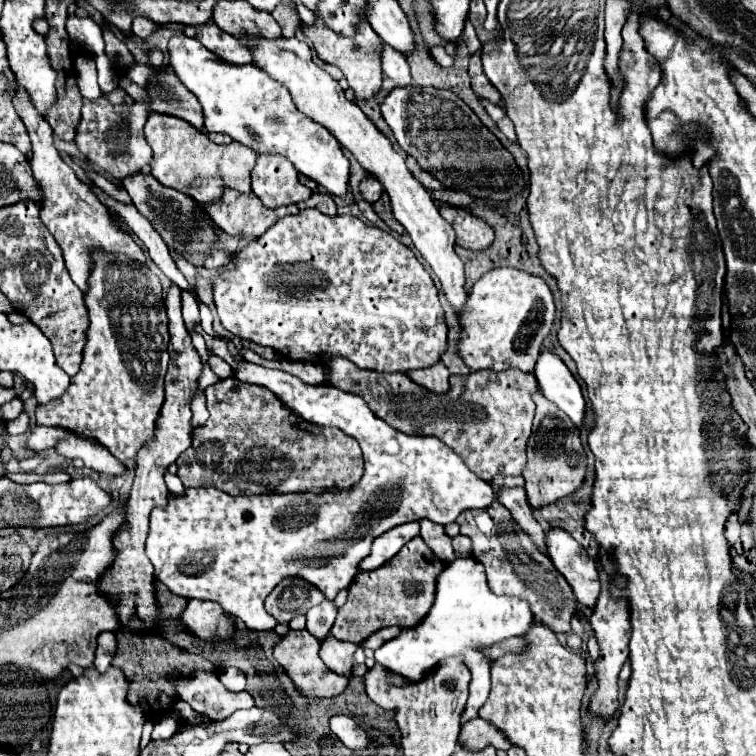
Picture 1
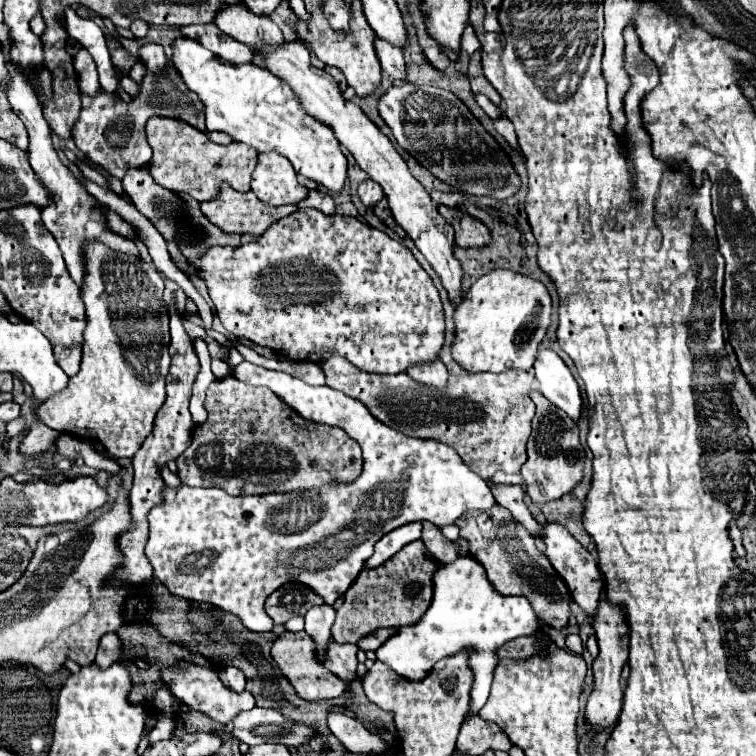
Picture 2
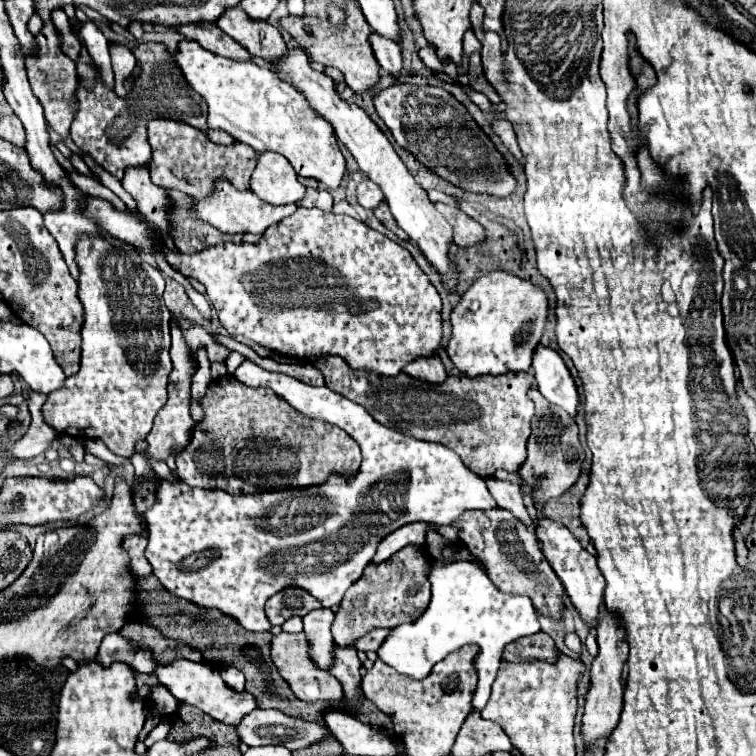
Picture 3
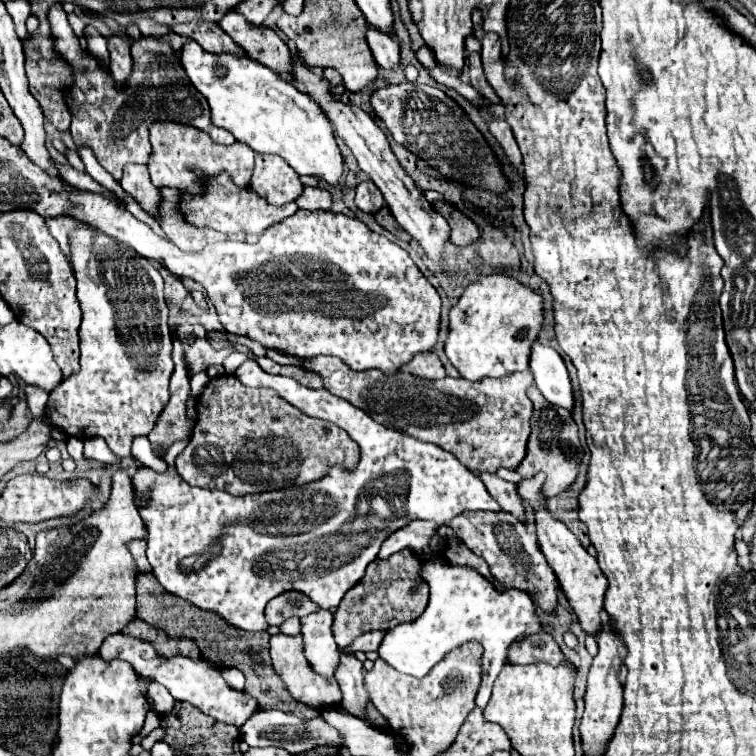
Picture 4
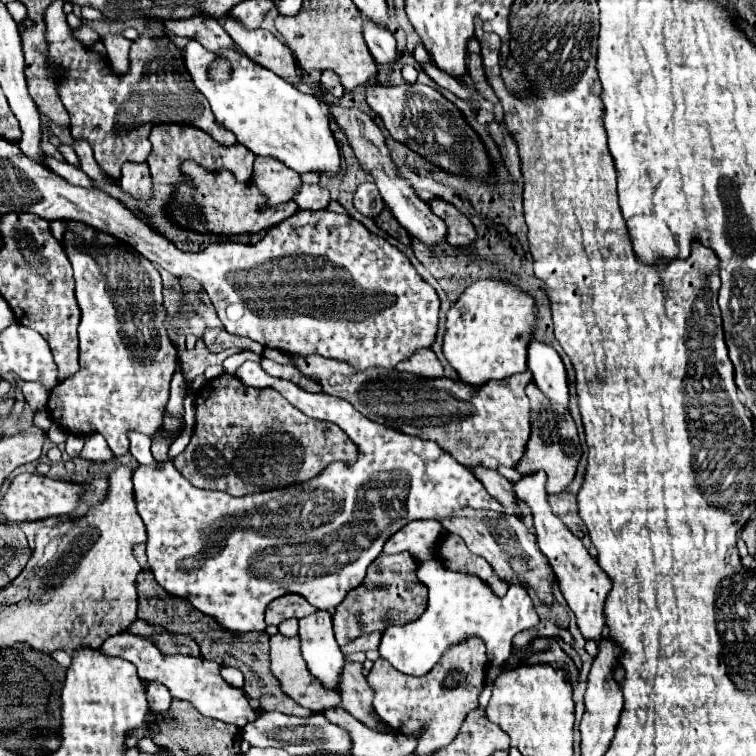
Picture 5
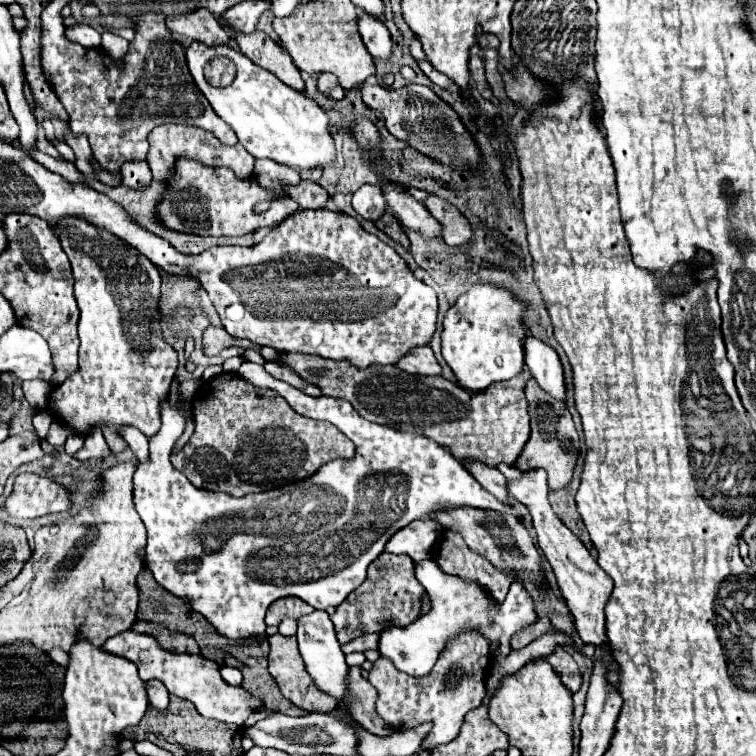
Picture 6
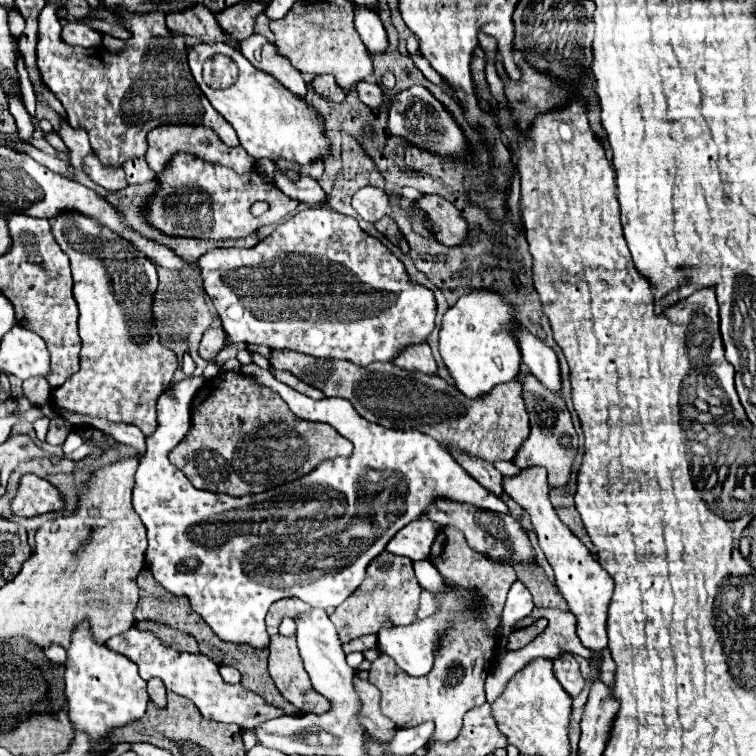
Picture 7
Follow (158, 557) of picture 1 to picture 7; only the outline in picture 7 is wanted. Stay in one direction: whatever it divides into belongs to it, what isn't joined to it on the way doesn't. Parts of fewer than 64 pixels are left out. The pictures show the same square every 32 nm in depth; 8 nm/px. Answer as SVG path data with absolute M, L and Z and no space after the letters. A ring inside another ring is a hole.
M256 364L242 366L240 372L246 374L246 376L256 378L260 384L264 384L264 386L272 388L274 392L278 392L278 394L282 396L282 400L284 400L288 406L292 406L292 412L294 412L296 416L300 416L300 418L304 418L304 420L328 422L332 428L336 428L336 432L344 434L344 436L354 444L354 450L352 450L352 456L348 456L348 458L334 458L334 460L328 460L328 462L324 462L324 464L318 464L308 476L302 476L300 480L288 482L288 484L284 484L284 486L280 486L280 488L266 490L266 492L262 492L262 494L250 494L250 496L234 498L234 496L228 496L228 494L214 494L214 492L208 492L208 490L196 490L196 488L190 484L190 480L168 460L168 452L170 452L174 446L178 446L178 444L182 442L182 438L188 434L188 428L190 428L190 404L192 404L196 392L198 392L198 390L202 388L202 384L206 382L206 378L204 378L204 376L184 378L184 380L172 384L172 386L160 396L158 408L156 408L156 410L158 410L158 428L156 428L156 432L152 432L152 436L146 438L146 454L140 458L140 466L138 466L138 472L136 472L134 510L136 510L136 514L142 518L144 526L148 528L148 550L146 550L146 558L148 558L148 566L150 566L154 578L156 578L168 592L172 592L172 594L176 594L176 596L186 596L186 598L190 600L190 606L194 608L194 612L198 612L198 614L202 616L202 620L214 630L216 636L220 636L220 640L236 642L236 644L248 644L248 646L258 648L258 650L268 648L268 646L270 646L270 634L266 632L266 622L264 622L264 618L266 618L266 614L268 614L270 604L274 604L276 600L288 598L288 596L298 596L298 598L302 598L302 594L304 594L302 600L304 600L306 604L310 604L310 606L314 606L314 608L324 608L324 610L340 606L340 604L362 584L364 574L366 574L366 566L370 564L370 560L374 560L374 558L386 548L388 540L390 540L400 528L404 528L404 524L408 524L408 522L420 518L420 516L424 514L424 510L426 510L430 504L434 504L436 500L440 500L440 498L444 498L444 500L454 500L454 502L466 502L466 504L474 504L474 506L484 508L484 510L508 514L506 502L504 502L502 498L498 498L498 496L492 496L492 492L488 492L482 484L478 484L452 456L448 456L448 452L444 450L444 446L440 446L440 444L438 444L436 440L432 440L430 436L424 436L422 432L416 432L416 430L410 430L410 428L406 428L406 430L394 430L394 428L384 428L384 426L380 426L380 424L372 424L372 422L364 420L364 418L356 412L356 408L354 408L352 404L348 404L346 400L342 400L342 398L312 400L312 398L308 398L308 396L296 392L294 388L282 384L282 382L276 380L268 370L262 370L262 368L258 368ZM254 502L284 502L284 514L278 516L278 512L274 512L274 516L272 516L272 512L262 510L262 506L260 506L260 504L254 504ZM222 516L244 516L244 522L240 522L240 524L246 524L246 530L236 530L236 526L234 526L234 536L228 538L228 536L224 534L224 528L222 528L222 524L224 524L224 522L222 522ZM248 516L270 516L270 518L264 518L264 520L268 520L268 536L286 536L284 542L268 542L268 540L264 540L264 538L258 536L258 534L250 534L250 532L248 532L248 520L252 520L252 518L248 518Z

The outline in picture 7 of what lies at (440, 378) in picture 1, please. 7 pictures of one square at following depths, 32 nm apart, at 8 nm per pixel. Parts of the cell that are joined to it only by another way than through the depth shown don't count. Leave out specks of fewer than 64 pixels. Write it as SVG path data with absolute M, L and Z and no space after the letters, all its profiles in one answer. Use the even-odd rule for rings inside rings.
M426 342L410 344L408 348L404 348L404 352L400 352L400 356L396 356L394 364L400 368L406 368L410 372L424 372L424 374L436 374L436 370L438 370L434 356L430 352L430 346Z

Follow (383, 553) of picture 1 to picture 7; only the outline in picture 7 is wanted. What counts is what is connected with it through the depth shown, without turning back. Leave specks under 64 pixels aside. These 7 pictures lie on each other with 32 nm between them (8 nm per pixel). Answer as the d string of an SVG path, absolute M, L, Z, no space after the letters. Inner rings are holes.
M428 518L412 520L406 524L390 542L388 542L388 552L408 556L410 560L426 560L430 554L430 544L434 542L436 534L440 532L440 526L434 524Z

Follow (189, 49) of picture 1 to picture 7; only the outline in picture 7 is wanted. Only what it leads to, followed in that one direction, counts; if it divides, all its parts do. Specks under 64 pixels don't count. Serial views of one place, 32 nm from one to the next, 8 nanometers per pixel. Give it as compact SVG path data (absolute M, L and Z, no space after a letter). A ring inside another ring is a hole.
M200 42L188 52L188 64L194 74L194 80L198 82L200 90L206 94L210 104L224 116L226 122L232 124L236 130L240 144L246 148L246 152L260 160L260 158L284 158L298 162L300 166L326 158L328 156L328 140L324 136L324 122L322 118L310 108L308 102L296 98L292 92L288 92L282 84L278 84L270 74L256 70L236 48L232 48L228 42ZM214 54L228 54L240 68L238 82L232 84L232 88L214 89L204 84L202 80L202 64L206 58Z

